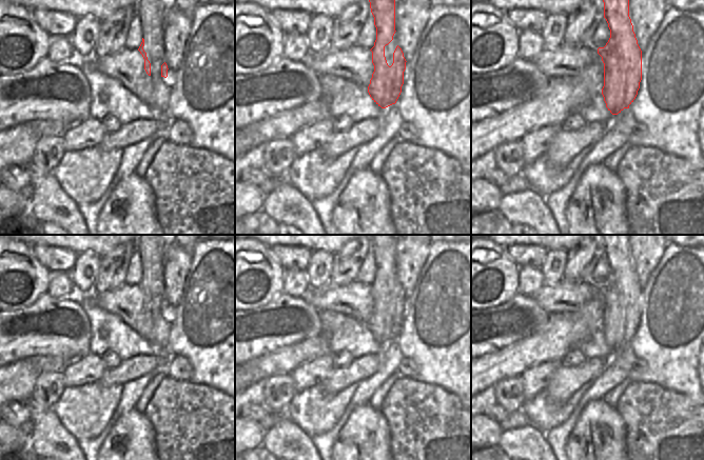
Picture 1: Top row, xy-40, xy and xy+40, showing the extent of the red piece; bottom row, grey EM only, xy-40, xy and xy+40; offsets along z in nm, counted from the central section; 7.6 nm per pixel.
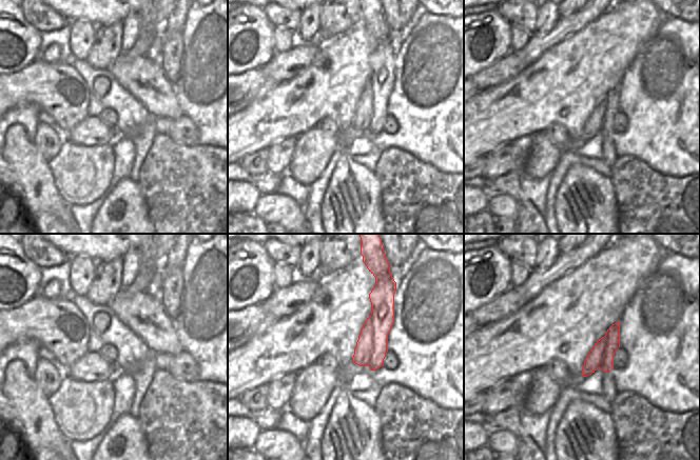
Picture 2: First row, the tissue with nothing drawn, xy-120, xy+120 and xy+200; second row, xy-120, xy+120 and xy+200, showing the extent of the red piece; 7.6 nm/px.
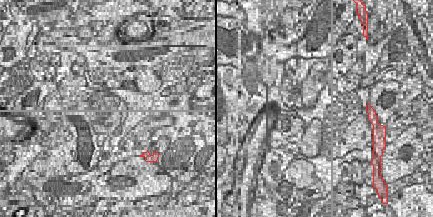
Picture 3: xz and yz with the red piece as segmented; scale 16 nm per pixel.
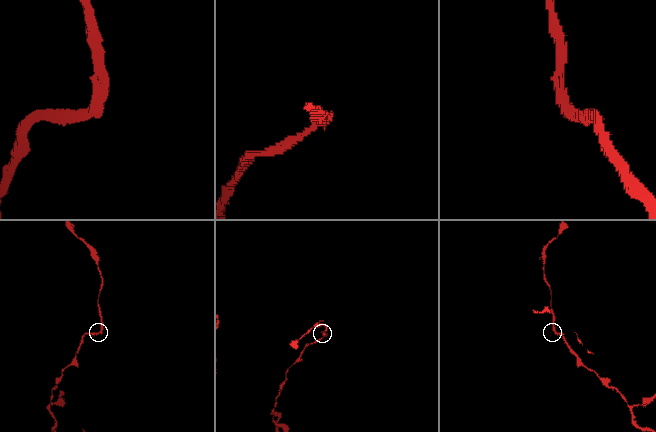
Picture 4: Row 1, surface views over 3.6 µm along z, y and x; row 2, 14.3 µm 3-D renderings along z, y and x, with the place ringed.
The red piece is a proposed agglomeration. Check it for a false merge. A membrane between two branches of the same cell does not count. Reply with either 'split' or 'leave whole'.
split

